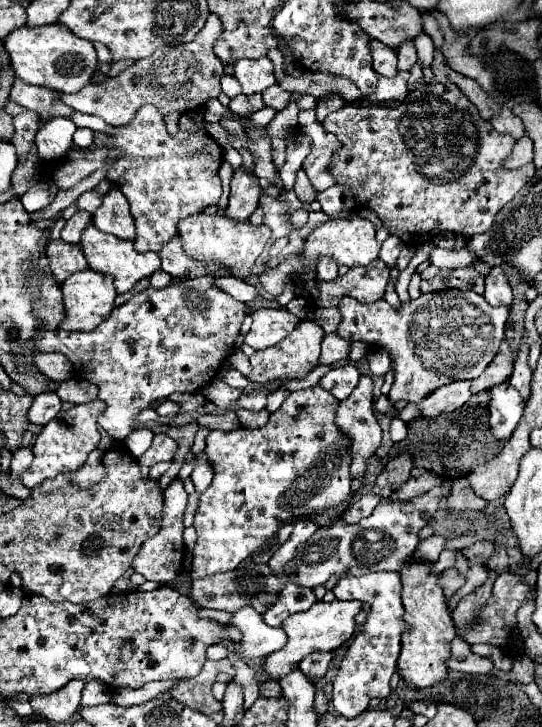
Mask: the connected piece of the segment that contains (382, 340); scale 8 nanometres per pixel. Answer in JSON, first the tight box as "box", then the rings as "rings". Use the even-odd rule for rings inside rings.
{"box":[337,291,507,401],"rings":[[[439,291],[421,295],[415,301],[393,309],[385,299],[361,305],[345,297],[339,303],[343,315],[337,333],[345,339],[367,341],[373,349],[385,347],[395,367],[395,383],[389,391],[389,401],[425,399],[431,391],[459,379],[475,379],[493,361],[503,341],[507,307],[491,307],[483,295],[475,291]]]}

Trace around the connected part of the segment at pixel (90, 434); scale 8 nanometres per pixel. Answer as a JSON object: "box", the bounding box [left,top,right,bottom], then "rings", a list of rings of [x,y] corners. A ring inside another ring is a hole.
{"box":[21,401,105,489],"rings":[[[91,401],[85,405],[75,405],[69,411],[59,411],[59,415],[55,419],[51,419],[43,431],[35,437],[33,443],[33,453],[35,459],[31,463],[31,467],[23,473],[21,483],[29,489],[37,487],[39,483],[43,483],[49,477],[55,477],[61,471],[75,471],[79,469],[79,463],[83,463],[83,459],[87,459],[87,455],[97,449],[99,445],[99,429],[97,429],[97,417],[105,411],[105,403],[103,401]]]}

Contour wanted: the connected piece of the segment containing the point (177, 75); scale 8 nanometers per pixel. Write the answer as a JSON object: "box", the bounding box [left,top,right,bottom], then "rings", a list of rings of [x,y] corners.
{"box":[59,13,225,127],"rings":[[[211,13],[205,27],[191,43],[159,47],[153,51],[151,57],[135,61],[117,77],[105,79],[103,83],[89,83],[79,93],[59,95],[59,99],[71,109],[87,115],[97,115],[113,127],[127,125],[143,105],[155,105],[163,117],[167,117],[171,111],[177,113],[199,111],[211,99],[217,99],[221,95],[219,81],[225,75],[225,65],[213,53],[213,43],[219,39],[221,31],[223,31],[221,19]]]}

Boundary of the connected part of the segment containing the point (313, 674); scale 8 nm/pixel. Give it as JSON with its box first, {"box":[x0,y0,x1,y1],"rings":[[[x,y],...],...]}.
{"box":[299,651,333,681],"rings":[[[315,651],[315,653],[307,655],[307,659],[303,659],[303,663],[299,663],[299,669],[307,675],[309,681],[317,681],[325,675],[331,659],[333,659],[333,653]]]}

